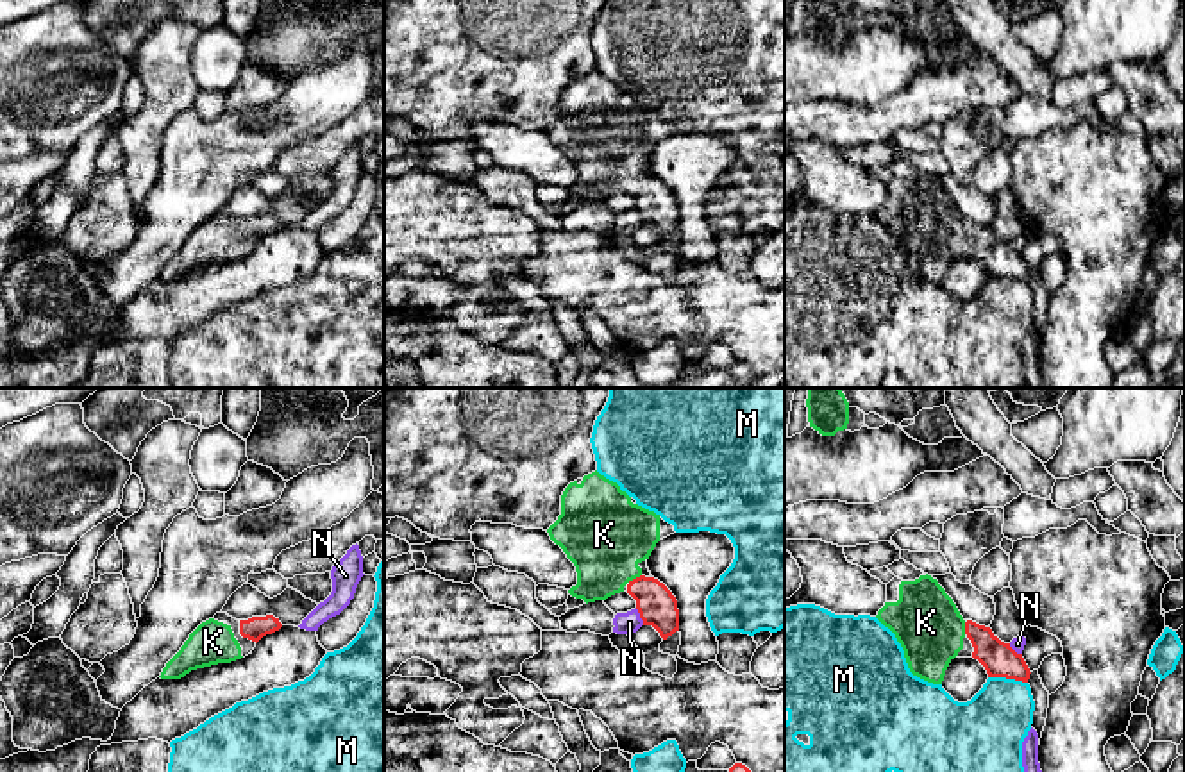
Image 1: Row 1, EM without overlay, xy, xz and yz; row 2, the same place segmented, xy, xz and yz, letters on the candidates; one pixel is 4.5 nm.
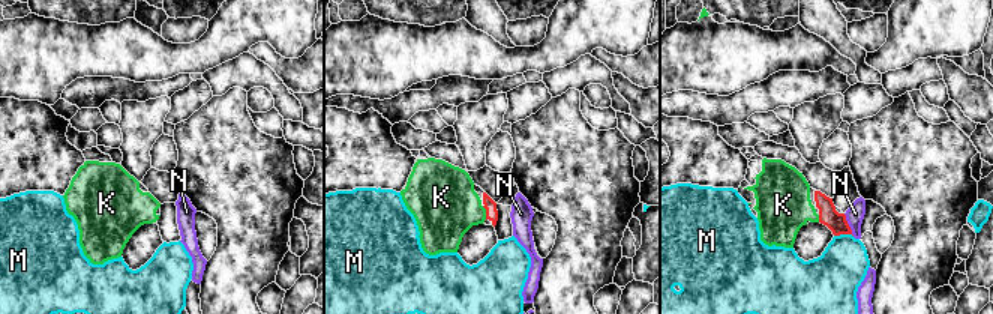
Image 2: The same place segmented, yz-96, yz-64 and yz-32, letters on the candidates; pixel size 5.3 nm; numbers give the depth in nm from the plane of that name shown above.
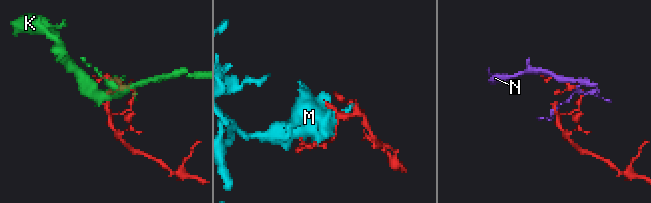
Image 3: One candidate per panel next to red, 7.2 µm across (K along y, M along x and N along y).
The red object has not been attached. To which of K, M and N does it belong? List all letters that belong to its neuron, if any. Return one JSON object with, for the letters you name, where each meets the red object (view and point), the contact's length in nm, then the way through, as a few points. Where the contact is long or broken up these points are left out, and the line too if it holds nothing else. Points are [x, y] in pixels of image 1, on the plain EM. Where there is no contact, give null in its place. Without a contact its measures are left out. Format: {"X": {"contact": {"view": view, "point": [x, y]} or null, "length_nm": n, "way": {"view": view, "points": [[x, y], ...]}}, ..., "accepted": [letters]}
{"K": {"contact": {"view": "xz", "point": [633, 179]}, "length_nm": 70, "way": {"view": "xz", "points": [[656, 204], [633, 179], [608, 152], [605, 134]]}}, "accepted": ["K"]}

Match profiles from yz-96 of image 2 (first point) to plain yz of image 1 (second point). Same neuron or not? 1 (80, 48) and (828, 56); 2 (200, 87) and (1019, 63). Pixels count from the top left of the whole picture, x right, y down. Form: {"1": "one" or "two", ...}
{"1": "one", "2": "two"}

